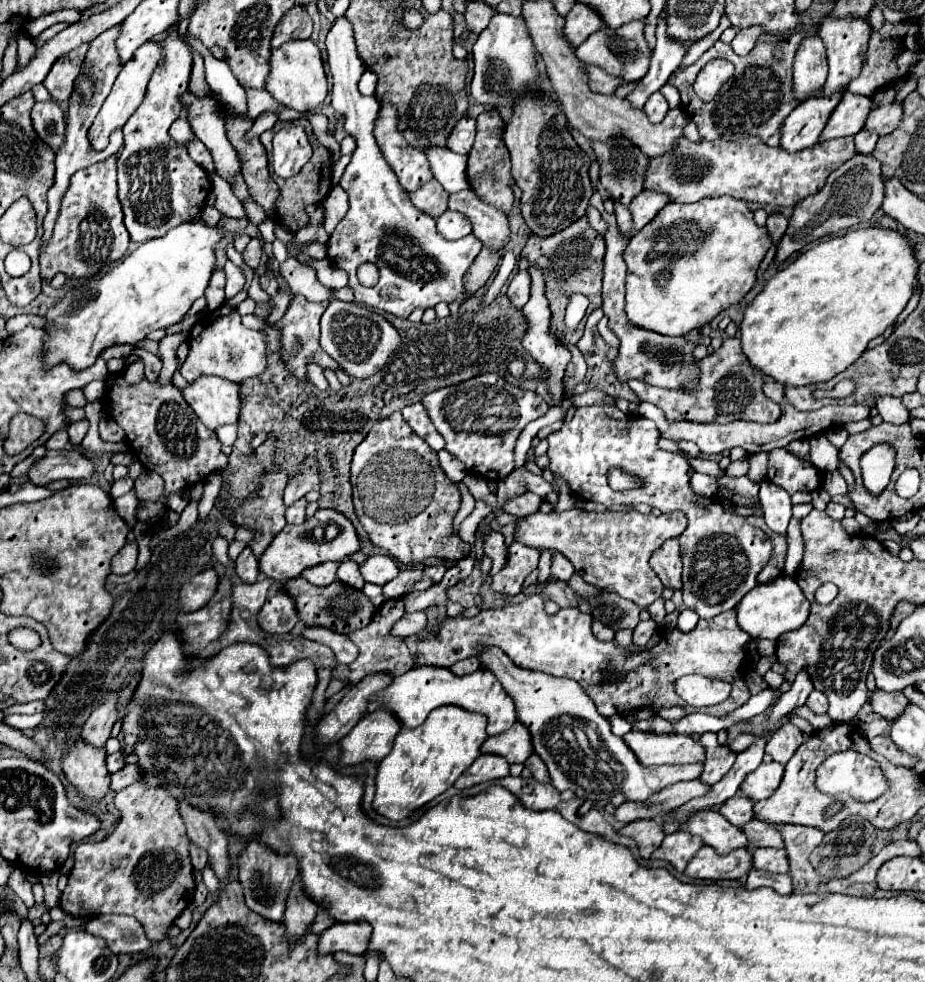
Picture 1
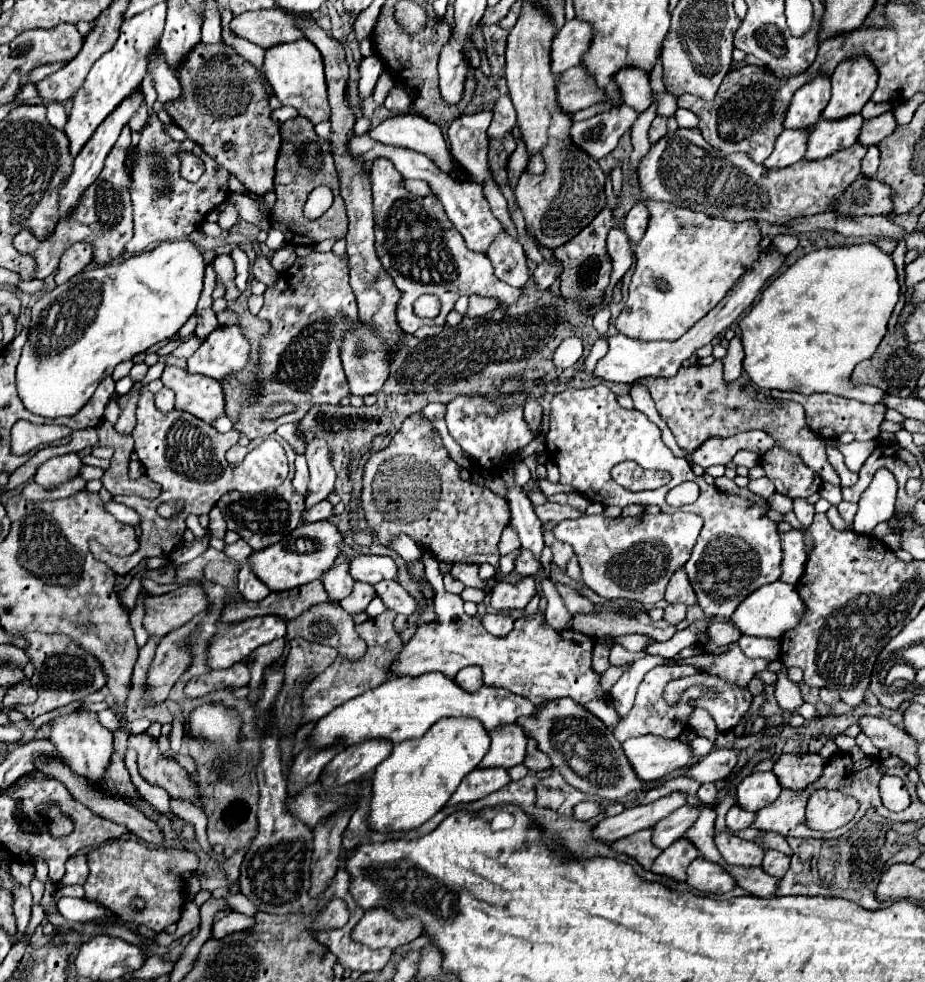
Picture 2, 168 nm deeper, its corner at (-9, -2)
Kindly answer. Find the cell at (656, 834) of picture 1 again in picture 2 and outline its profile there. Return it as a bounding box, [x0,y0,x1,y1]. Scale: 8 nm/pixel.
[610,828,662,870]

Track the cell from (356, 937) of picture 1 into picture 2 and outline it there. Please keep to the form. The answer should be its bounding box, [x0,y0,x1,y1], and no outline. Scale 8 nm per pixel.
[352,908,422,948]

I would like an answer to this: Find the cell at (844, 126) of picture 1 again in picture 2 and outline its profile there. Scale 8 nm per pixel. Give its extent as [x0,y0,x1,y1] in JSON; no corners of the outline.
[804,116,862,160]

